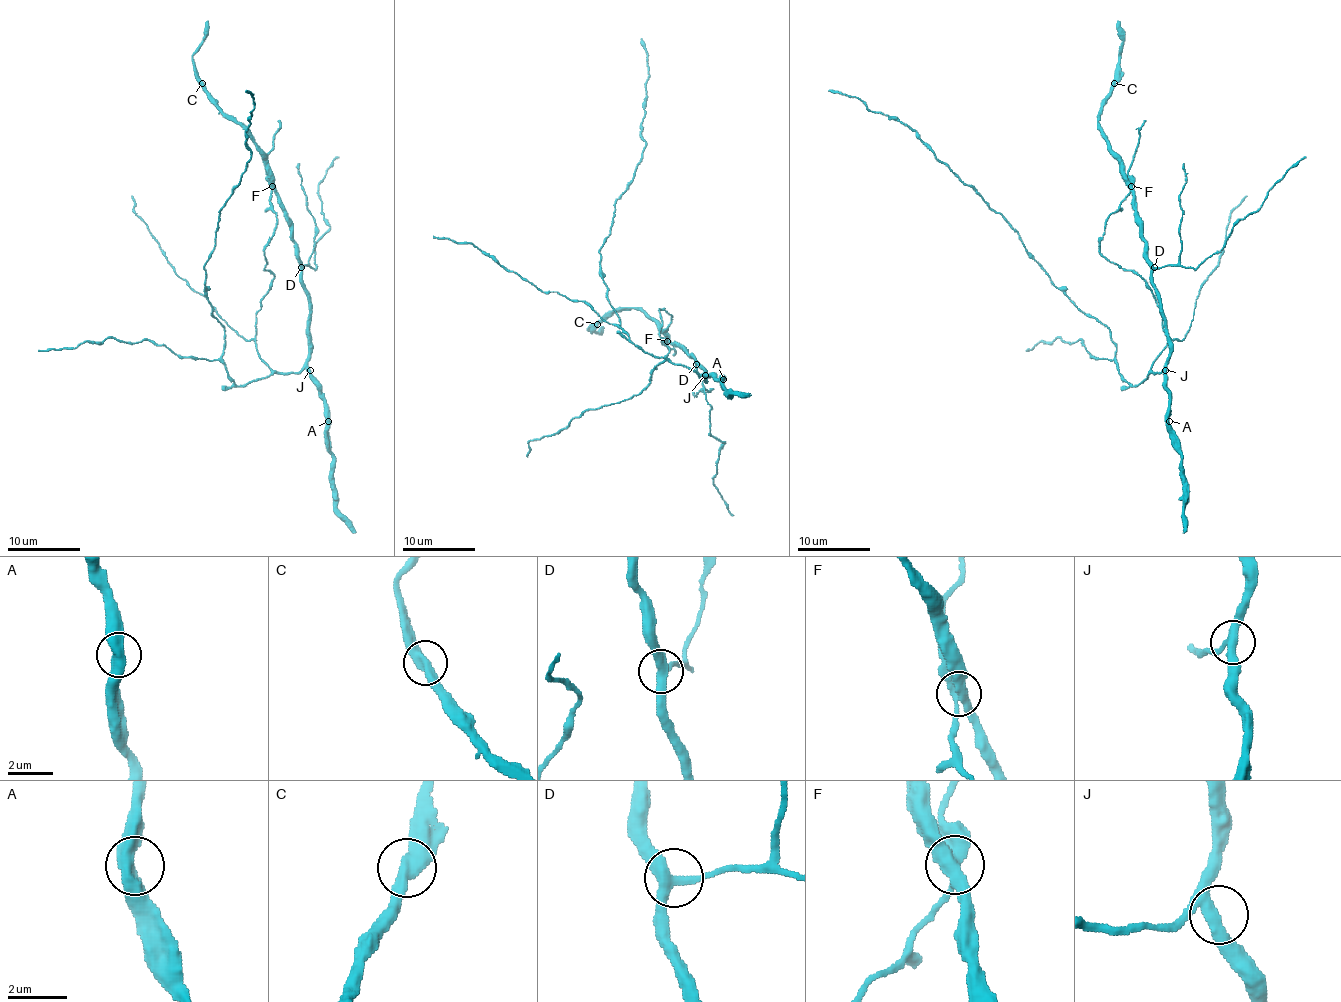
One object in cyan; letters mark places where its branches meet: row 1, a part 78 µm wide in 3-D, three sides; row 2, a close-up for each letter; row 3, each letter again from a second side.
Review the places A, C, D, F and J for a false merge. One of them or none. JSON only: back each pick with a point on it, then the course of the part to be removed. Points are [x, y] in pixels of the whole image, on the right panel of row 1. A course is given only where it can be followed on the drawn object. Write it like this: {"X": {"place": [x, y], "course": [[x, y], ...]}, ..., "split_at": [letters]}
{"split_at": []}

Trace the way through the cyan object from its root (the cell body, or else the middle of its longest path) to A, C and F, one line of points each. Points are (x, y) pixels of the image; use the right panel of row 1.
A: (1141, 382), (1150, 373), (1160, 373), (1163, 370), (1163, 384), (1169, 391), (1169, 421)
C: (1141, 382), (1163, 368), (1169, 333), (1134, 193), (1123, 162), (1098, 129), (1098, 114), (1114, 83)
F: (1141, 382), (1163, 368), (1169, 357), (1169, 333), (1130, 185)

